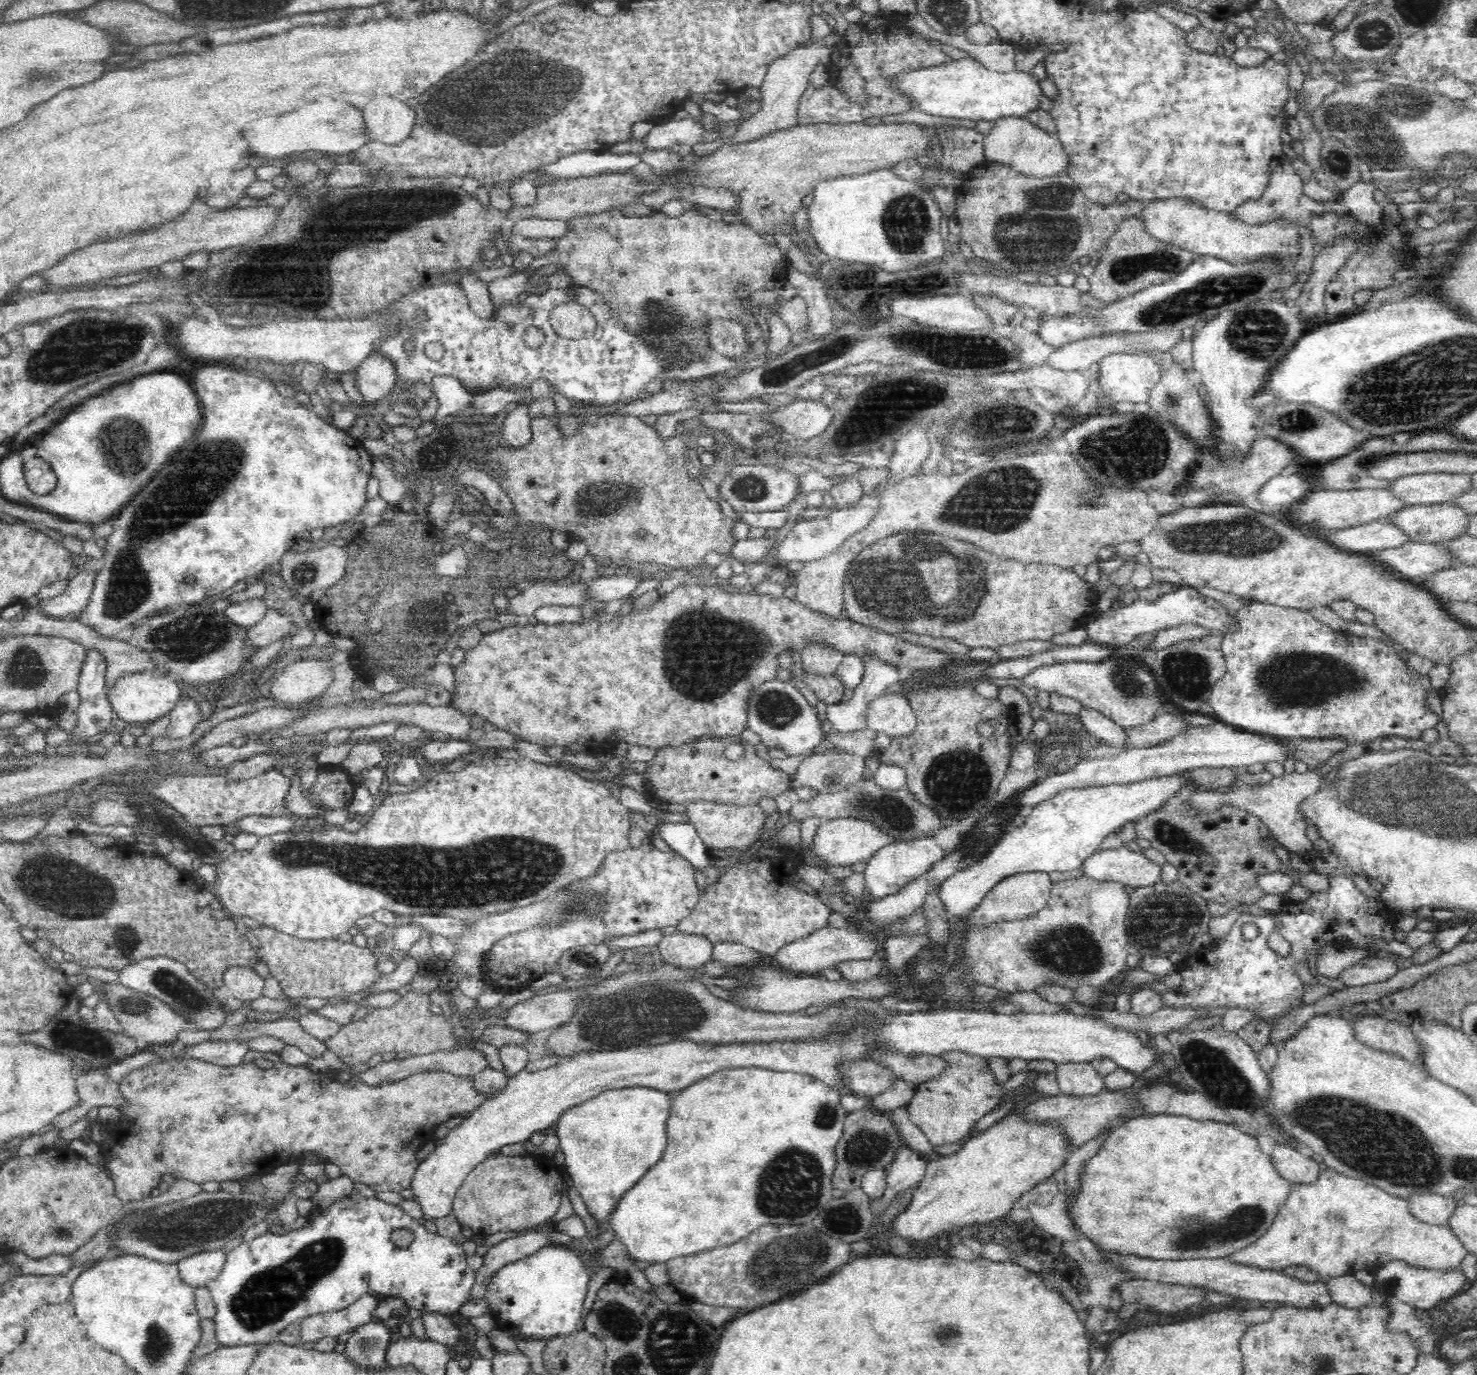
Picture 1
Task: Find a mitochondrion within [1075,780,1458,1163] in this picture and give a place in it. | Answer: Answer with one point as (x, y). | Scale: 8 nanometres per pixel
(1211, 1068)

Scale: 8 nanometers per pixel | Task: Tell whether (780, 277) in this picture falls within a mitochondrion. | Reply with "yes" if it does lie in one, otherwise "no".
no

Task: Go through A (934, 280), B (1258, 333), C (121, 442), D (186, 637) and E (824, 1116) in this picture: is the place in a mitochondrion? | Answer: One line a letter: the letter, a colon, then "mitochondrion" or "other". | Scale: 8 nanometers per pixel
A: mitochondrion
B: mitochondrion
C: mitochondrion
D: mitochondrion
E: mitochondrion

